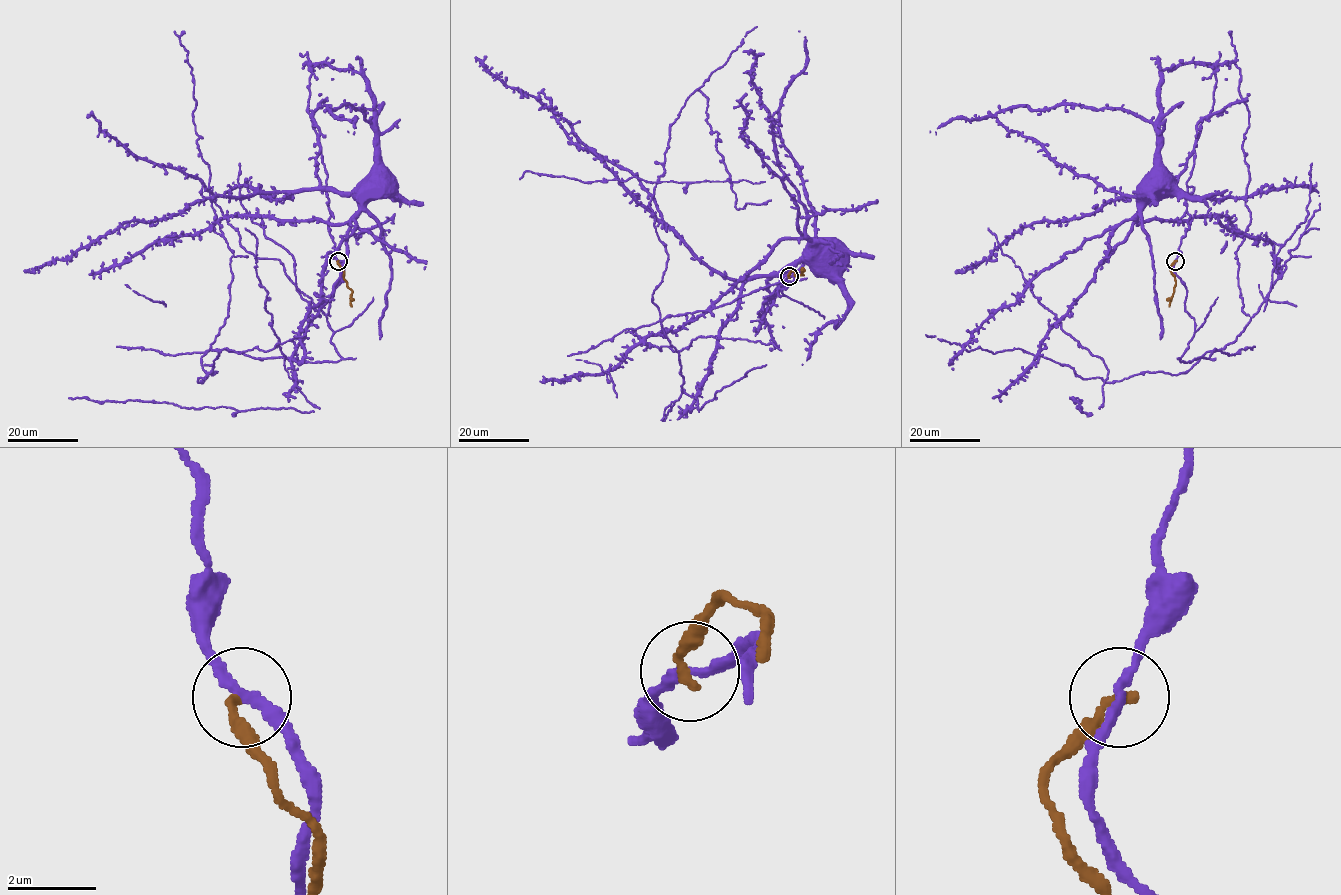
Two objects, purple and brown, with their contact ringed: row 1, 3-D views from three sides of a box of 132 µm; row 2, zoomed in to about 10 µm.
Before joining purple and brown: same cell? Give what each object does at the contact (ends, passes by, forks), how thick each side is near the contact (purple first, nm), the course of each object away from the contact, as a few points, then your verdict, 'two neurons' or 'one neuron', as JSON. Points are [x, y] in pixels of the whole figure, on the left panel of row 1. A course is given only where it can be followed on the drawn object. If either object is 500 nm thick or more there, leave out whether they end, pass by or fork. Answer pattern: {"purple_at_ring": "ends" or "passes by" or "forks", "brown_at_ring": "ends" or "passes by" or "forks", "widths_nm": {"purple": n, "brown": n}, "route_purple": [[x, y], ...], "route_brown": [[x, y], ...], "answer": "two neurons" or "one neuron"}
{"purple_at_ring": "passes by", "brown_at_ring": "ends", "widths_nm": {"purple": 240, "brown": 240}, "route_purple": [[338, 261], [327, 227], [327, 173], [320, 151], [316, 175], [322, 186], [359, 199], [369, 199], [375, 193]], "route_brown": [[338, 261], [343, 279], [352, 292], [352, 306]], "answer": "two neurons"}

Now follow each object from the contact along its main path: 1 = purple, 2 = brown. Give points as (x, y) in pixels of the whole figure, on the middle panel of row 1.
1: (789, 276), (781, 291), (778, 286), (771, 295), (767, 281), (773, 275), (814, 259), (826, 248)
2: (789, 276), (792, 271), (794, 275), (803, 274), (803, 270)

